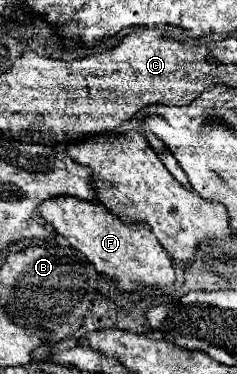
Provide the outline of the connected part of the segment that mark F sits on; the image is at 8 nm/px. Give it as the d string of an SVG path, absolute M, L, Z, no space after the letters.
M62 195L58 199L48 199L38 205L40 215L60 233L66 241L78 249L96 271L120 281L120 289L134 291L136 285L146 287L170 287L174 283L174 269L164 247L158 245L156 235L144 225L124 225L120 217L112 215L108 207L98 201L80 201L76 197Z

